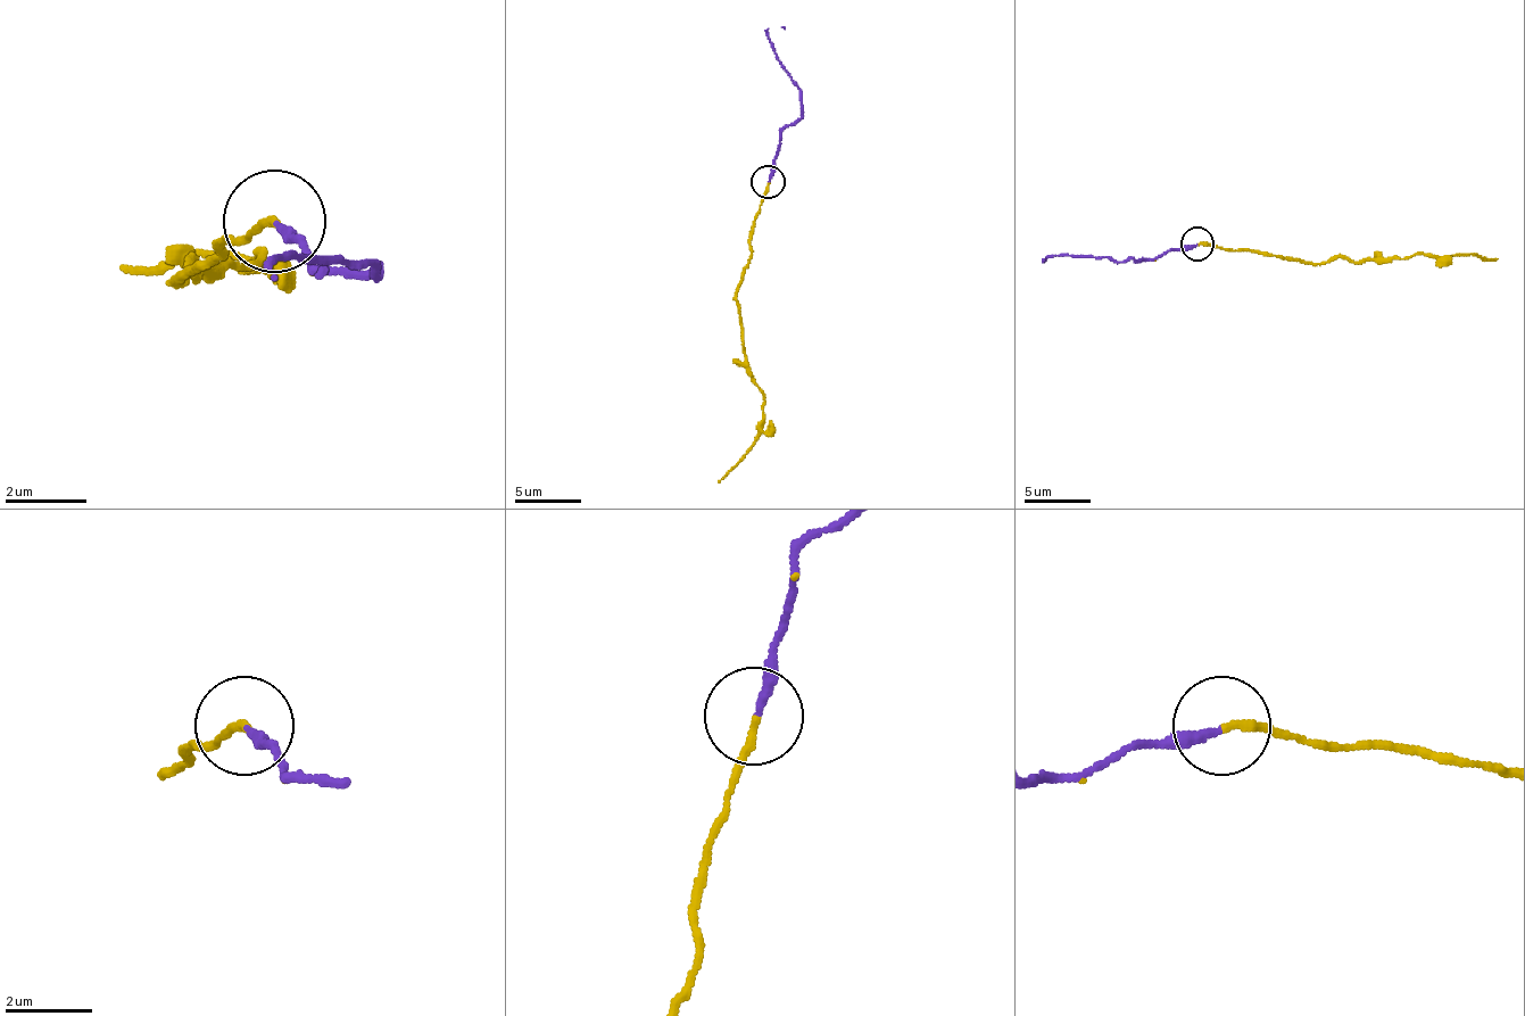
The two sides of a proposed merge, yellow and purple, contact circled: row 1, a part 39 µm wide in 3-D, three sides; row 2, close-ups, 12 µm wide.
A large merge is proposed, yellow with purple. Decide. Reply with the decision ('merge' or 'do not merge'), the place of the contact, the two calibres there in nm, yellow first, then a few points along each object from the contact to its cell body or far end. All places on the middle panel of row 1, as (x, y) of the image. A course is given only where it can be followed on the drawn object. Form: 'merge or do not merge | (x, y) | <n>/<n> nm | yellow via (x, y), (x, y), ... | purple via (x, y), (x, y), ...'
merge | (768, 181) | 160/200 nm | yellow via (767, 182), (751, 236), (751, 255), (737, 288), (744, 369), (763, 395), (763, 431), (718, 481) | purple via (767, 182), (780, 132), (801, 116), (797, 82), (767, 36), (767, 30), (784, 30)

